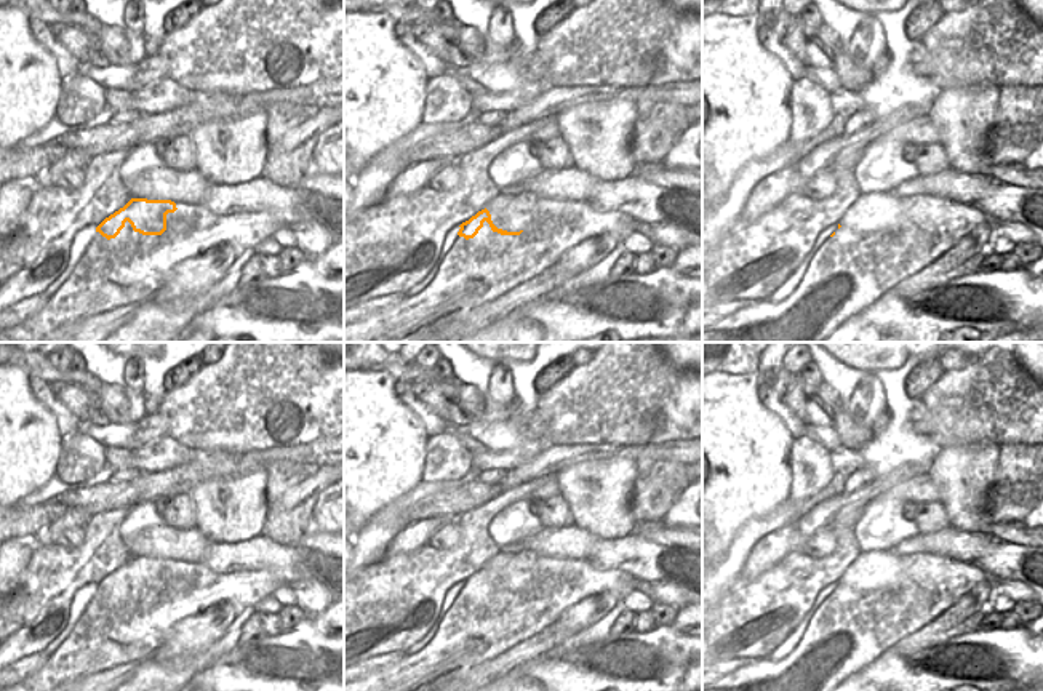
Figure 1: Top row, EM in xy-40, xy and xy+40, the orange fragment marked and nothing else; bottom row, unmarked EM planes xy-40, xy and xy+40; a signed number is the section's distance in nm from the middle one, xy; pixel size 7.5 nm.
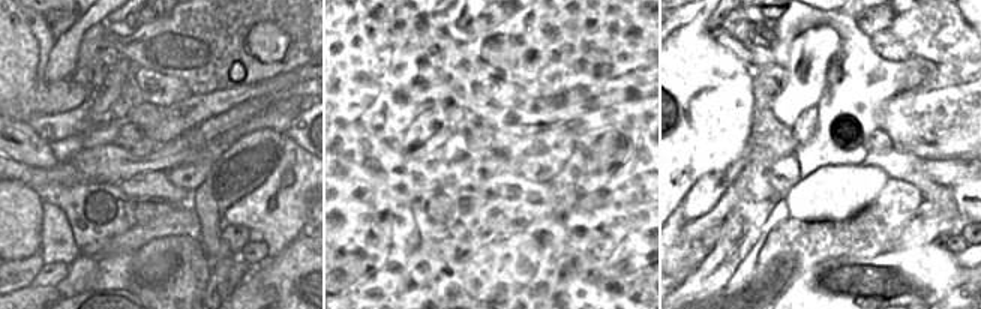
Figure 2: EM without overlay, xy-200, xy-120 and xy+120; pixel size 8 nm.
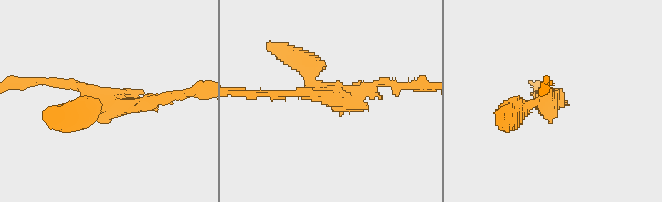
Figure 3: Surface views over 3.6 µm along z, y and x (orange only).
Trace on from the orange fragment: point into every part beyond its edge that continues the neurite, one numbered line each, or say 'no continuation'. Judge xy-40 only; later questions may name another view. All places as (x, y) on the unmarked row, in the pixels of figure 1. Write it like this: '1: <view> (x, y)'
no continuation

